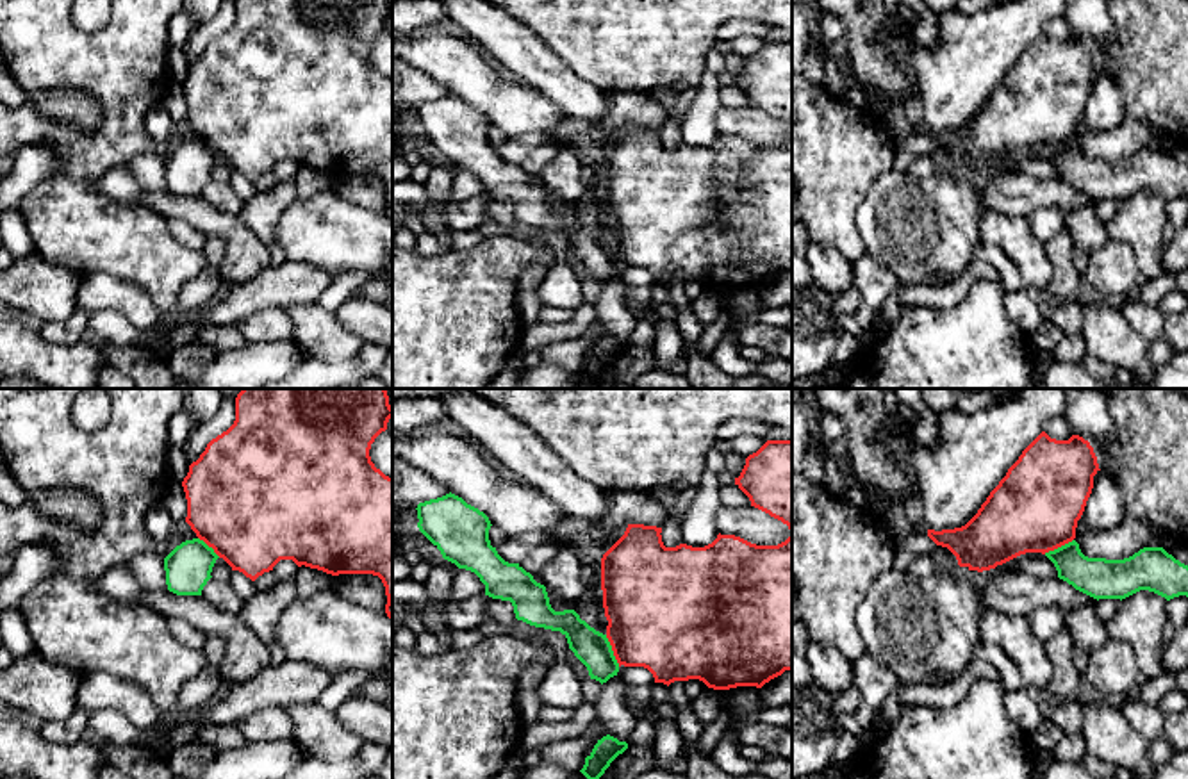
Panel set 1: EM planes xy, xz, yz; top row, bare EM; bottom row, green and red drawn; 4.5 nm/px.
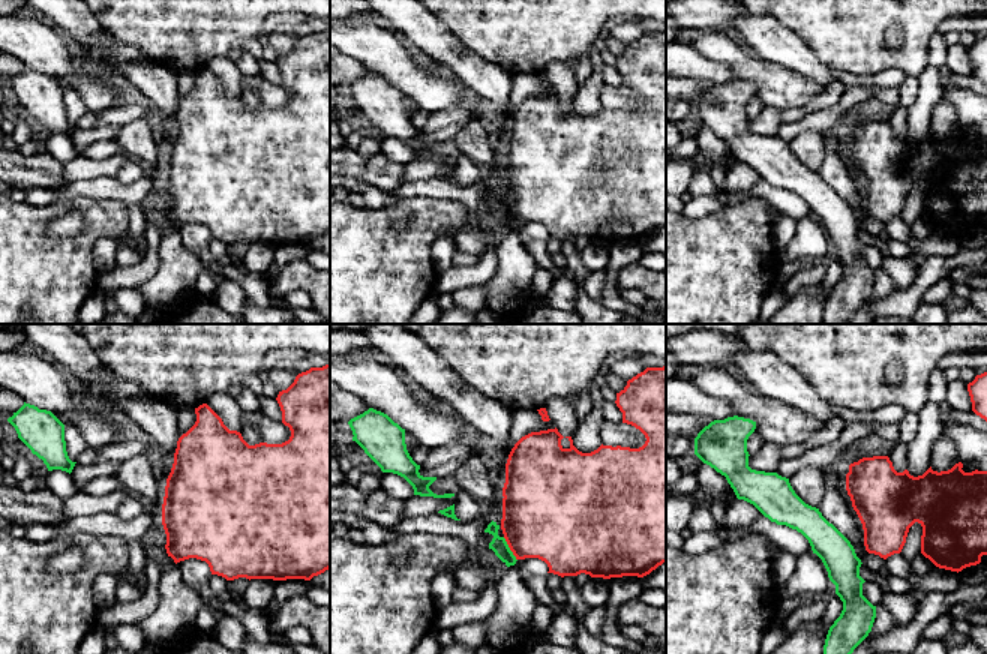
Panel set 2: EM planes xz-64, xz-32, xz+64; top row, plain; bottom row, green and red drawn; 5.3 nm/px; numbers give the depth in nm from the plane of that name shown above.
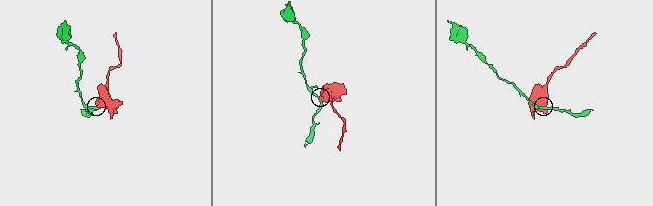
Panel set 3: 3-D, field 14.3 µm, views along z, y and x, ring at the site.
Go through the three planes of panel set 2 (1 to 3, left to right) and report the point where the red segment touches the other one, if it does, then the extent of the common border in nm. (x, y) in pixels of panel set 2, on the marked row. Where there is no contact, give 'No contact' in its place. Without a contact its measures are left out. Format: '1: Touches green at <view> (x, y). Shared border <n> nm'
1: No contact
2: Touches green at xz-32 (509, 549). Shared border 150 nm
3: No contact

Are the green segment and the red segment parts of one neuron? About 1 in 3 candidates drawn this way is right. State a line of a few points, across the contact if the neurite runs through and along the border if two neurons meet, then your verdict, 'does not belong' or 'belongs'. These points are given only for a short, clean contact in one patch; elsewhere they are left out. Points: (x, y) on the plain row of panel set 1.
xz (605, 236), (619, 266) | does not belong

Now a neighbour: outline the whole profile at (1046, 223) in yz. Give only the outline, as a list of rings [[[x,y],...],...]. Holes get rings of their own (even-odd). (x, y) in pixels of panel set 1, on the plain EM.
[[[1054,207],[1038,209],[1029,216],[1033,237],[1045,244],[1065,228],[1065,216]]]

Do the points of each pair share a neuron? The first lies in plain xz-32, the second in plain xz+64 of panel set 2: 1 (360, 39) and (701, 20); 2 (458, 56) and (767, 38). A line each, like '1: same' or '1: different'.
1: different
2: same

